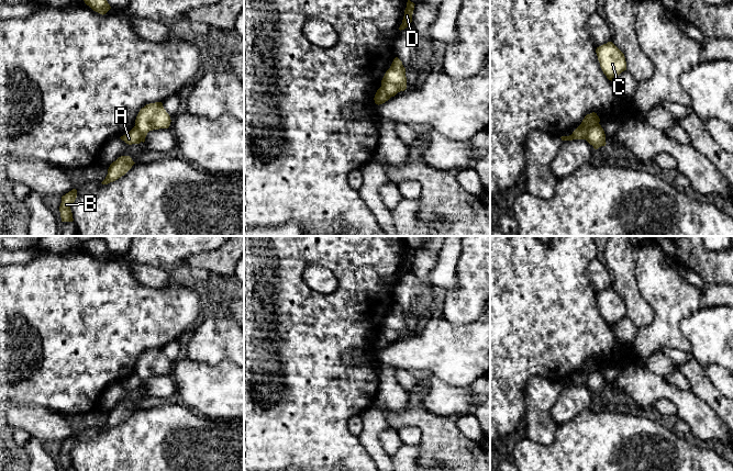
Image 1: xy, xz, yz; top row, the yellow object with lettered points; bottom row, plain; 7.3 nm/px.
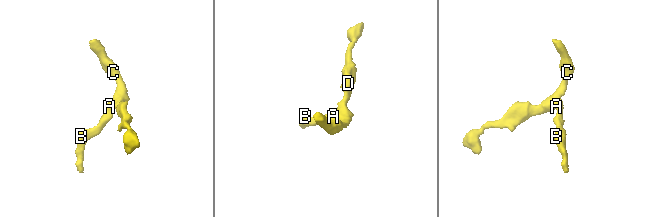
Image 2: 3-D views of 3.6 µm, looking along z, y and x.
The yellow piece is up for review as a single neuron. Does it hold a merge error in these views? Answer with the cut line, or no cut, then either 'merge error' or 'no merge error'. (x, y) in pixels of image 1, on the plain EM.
no cut; no merge error

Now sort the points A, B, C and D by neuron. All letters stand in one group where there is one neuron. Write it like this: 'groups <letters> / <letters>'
groups A B C D

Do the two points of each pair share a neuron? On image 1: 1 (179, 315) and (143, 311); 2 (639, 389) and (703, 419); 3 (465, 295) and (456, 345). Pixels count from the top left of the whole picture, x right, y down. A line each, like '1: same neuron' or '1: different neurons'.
1: same neuron
2: same neuron
3: different neurons

